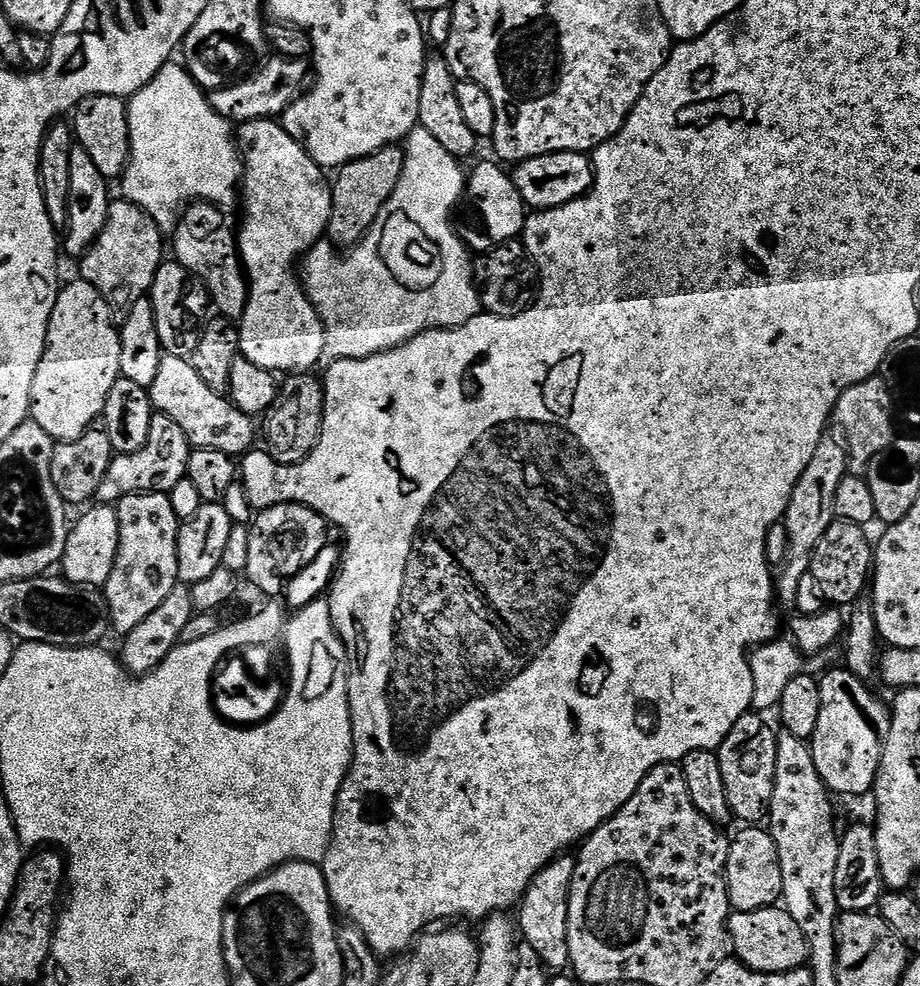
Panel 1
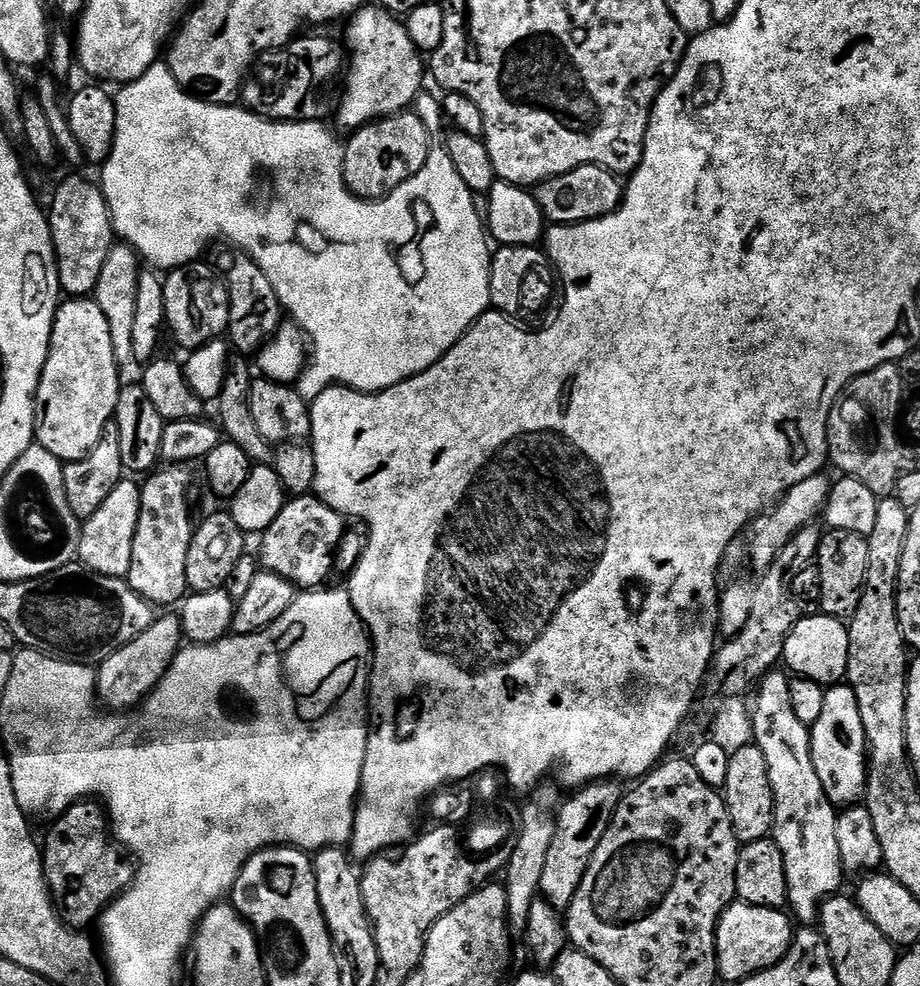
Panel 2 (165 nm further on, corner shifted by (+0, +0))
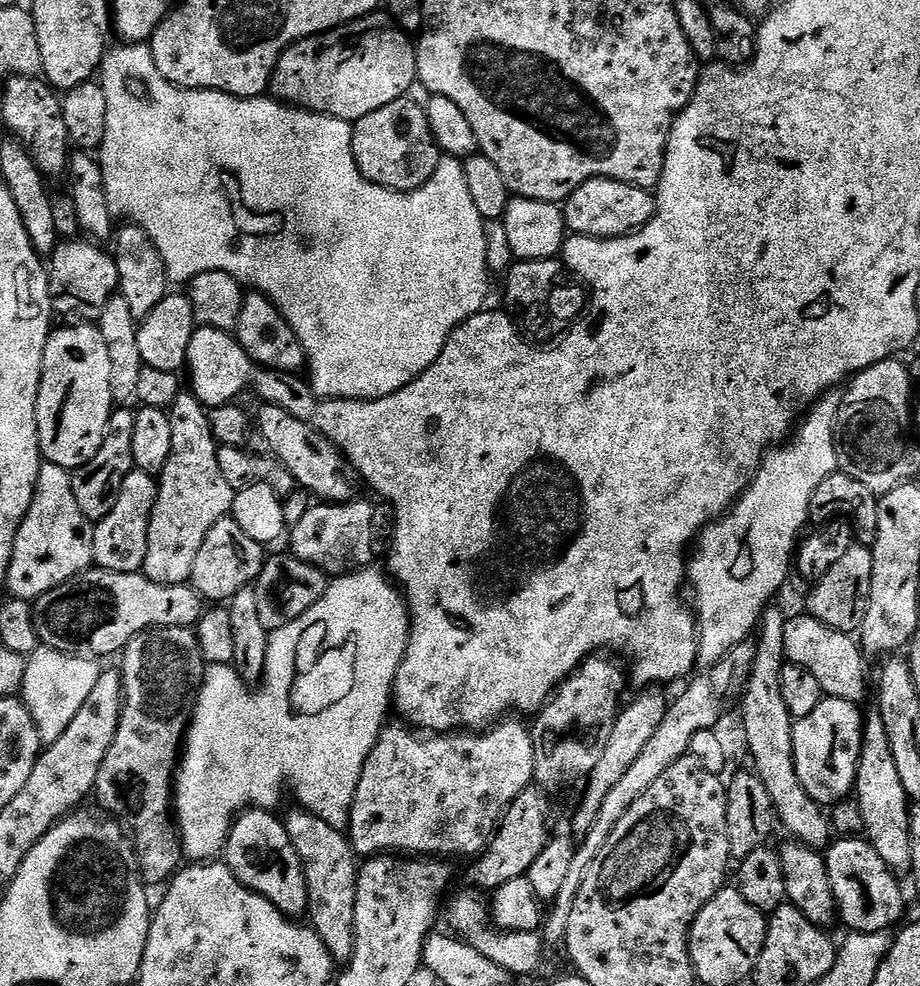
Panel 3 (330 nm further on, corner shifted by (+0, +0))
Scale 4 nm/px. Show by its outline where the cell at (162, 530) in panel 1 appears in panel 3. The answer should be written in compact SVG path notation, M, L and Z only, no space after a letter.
M181 390L174 398L172 407L167 409L167 414L170 418L170 458L166 458L166 466L158 477L158 498L150 518L142 572L156 584L186 584L192 579L194 561L198 559L198 550L202 550L202 542L206 542L206 534L210 534L217 522L231 513L228 511L232 503L238 500L238 494L226 483L222 469L218 467L218 445L212 433L212 418L195 392Z

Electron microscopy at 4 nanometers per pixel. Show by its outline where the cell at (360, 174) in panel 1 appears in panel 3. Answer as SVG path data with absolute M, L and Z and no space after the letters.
M407 98L390 102L374 114L352 124L352 149L358 170L371 184L393 188L395 192L418 190L434 174L442 158L440 147L434 142L424 104Z

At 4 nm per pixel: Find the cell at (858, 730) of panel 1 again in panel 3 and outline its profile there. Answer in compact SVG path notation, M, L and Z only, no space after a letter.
M825 698L806 718L792 725L792 746L794 748L794 766L796 777L802 782L806 794L824 806L835 806L855 789L856 771L860 761L860 747L864 737L864 716L855 703L846 700Z

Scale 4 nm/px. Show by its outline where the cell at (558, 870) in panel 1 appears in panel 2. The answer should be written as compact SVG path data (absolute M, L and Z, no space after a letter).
M612 778L597 780L595 784L585 784L573 791L568 801L559 805L556 814L554 842L550 842L550 851L546 853L546 867L542 870L542 882L539 895L548 899L552 908L566 910L574 902L582 878L586 872L608 827L612 825L612 813L620 805L622 788Z

